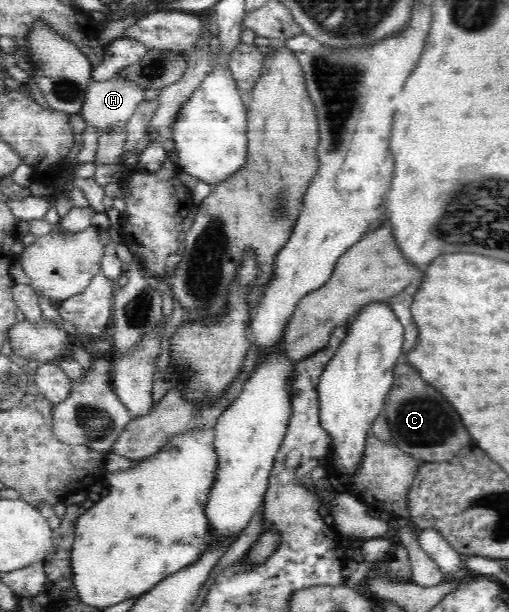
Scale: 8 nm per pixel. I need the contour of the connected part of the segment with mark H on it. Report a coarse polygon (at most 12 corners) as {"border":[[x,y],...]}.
{"border":[[122,75],[91,80],[80,112],[100,134],[125,124],[145,89]]}

